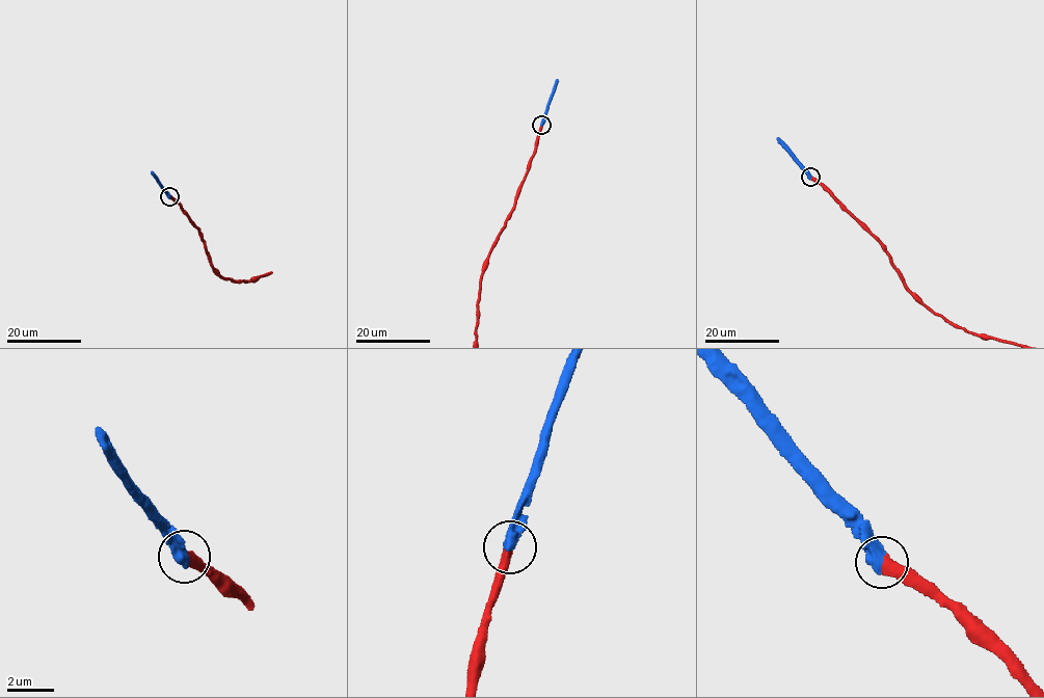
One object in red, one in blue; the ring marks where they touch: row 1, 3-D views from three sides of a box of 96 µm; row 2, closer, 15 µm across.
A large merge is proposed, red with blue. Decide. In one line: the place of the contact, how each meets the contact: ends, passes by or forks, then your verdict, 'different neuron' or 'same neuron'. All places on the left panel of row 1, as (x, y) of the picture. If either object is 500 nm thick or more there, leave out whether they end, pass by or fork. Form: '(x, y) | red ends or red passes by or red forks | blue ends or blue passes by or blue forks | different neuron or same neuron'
(169, 196) | same neuron

